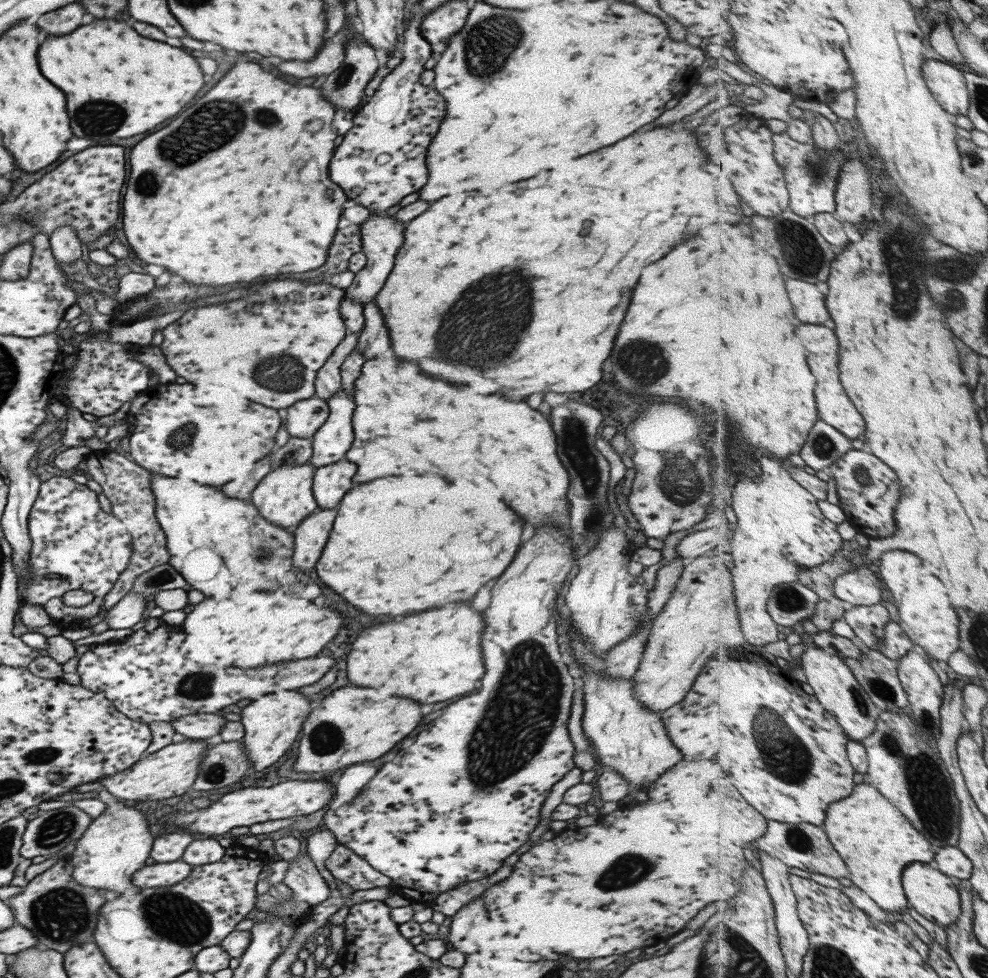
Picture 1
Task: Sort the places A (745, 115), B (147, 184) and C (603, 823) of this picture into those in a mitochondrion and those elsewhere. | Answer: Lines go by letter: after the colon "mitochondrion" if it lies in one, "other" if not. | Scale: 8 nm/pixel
A: other
B: mitochondrion
C: other

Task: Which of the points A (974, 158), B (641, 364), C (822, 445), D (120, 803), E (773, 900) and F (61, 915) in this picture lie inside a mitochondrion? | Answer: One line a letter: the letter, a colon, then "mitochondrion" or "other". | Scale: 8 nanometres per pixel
A: mitochondrion
B: mitochondrion
C: mitochondrion
D: other
E: other
F: mitochondrion

